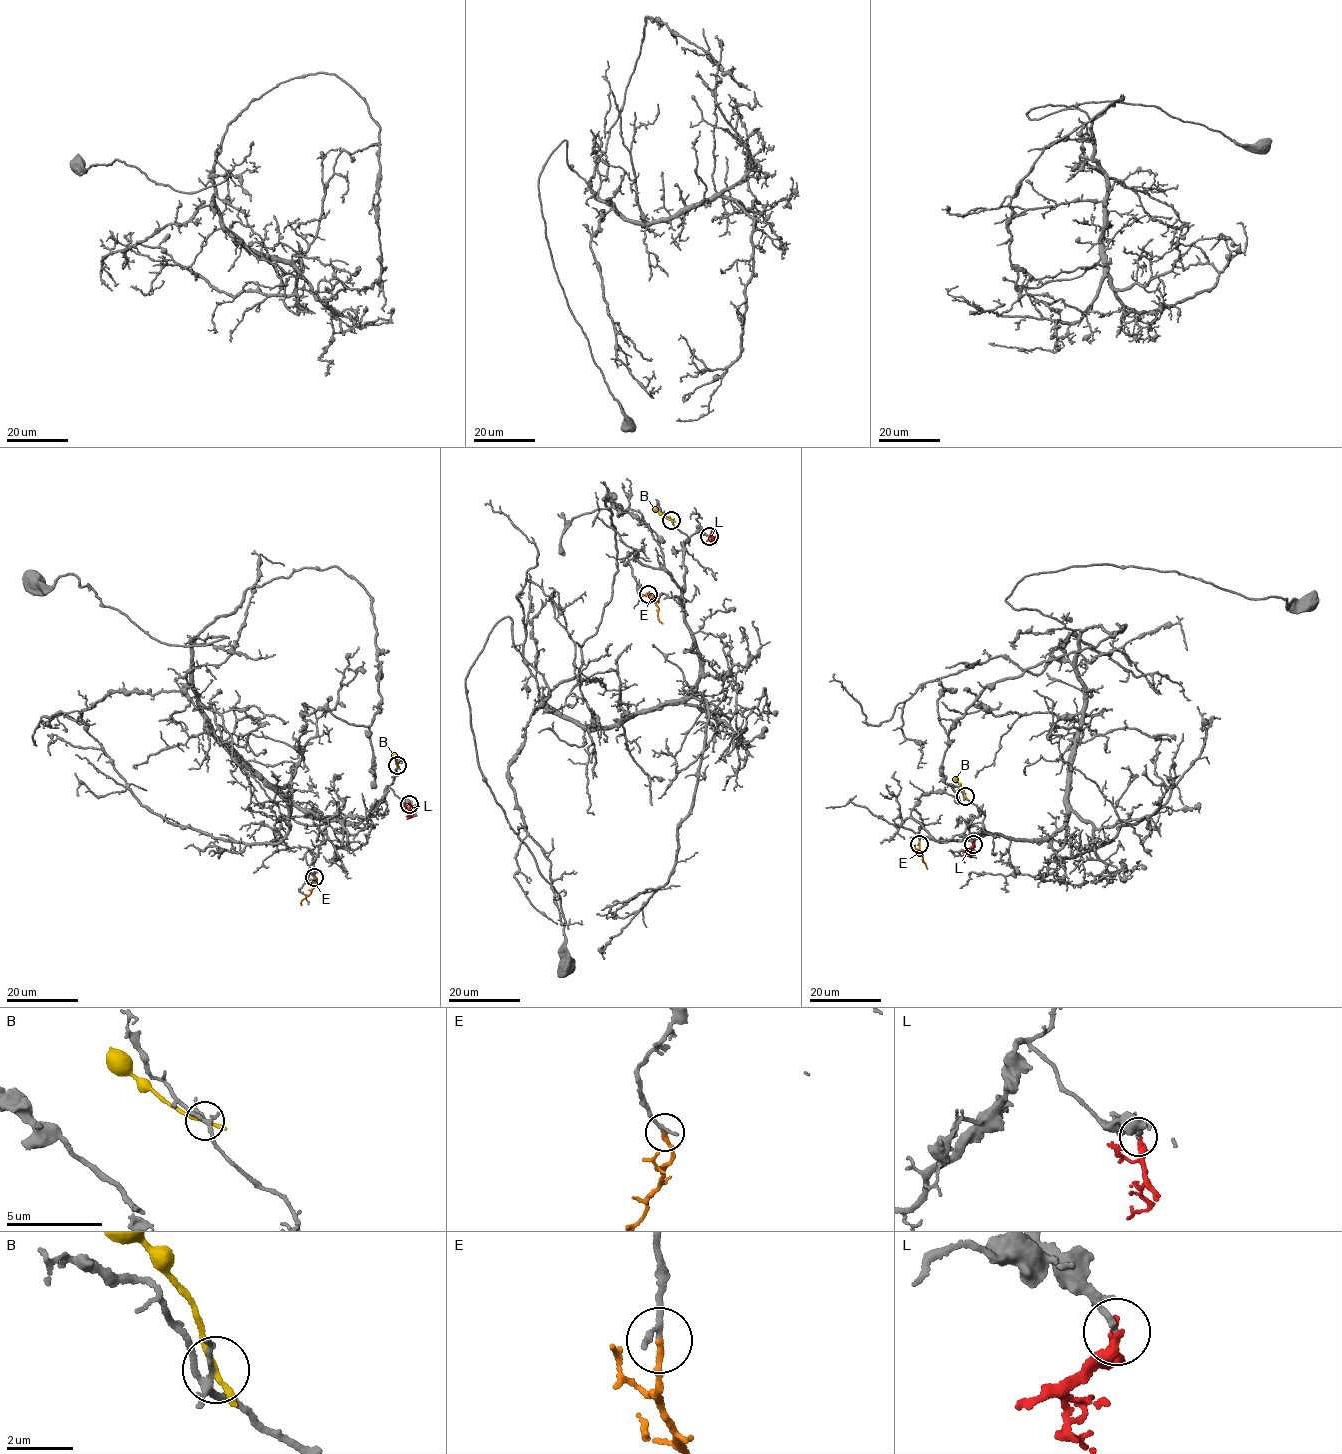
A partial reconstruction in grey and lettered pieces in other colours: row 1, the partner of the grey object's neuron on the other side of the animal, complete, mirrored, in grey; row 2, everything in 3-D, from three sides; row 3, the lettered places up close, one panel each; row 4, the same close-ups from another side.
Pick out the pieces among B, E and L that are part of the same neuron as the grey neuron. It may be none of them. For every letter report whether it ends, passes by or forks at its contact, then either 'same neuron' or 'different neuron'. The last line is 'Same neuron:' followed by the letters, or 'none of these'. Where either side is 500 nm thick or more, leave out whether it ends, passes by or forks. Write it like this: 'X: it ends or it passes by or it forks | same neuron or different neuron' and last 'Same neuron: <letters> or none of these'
B: it ends | different neuron
E: it ends | same neuron
L: it ends | different neuron
Same neuron: E

